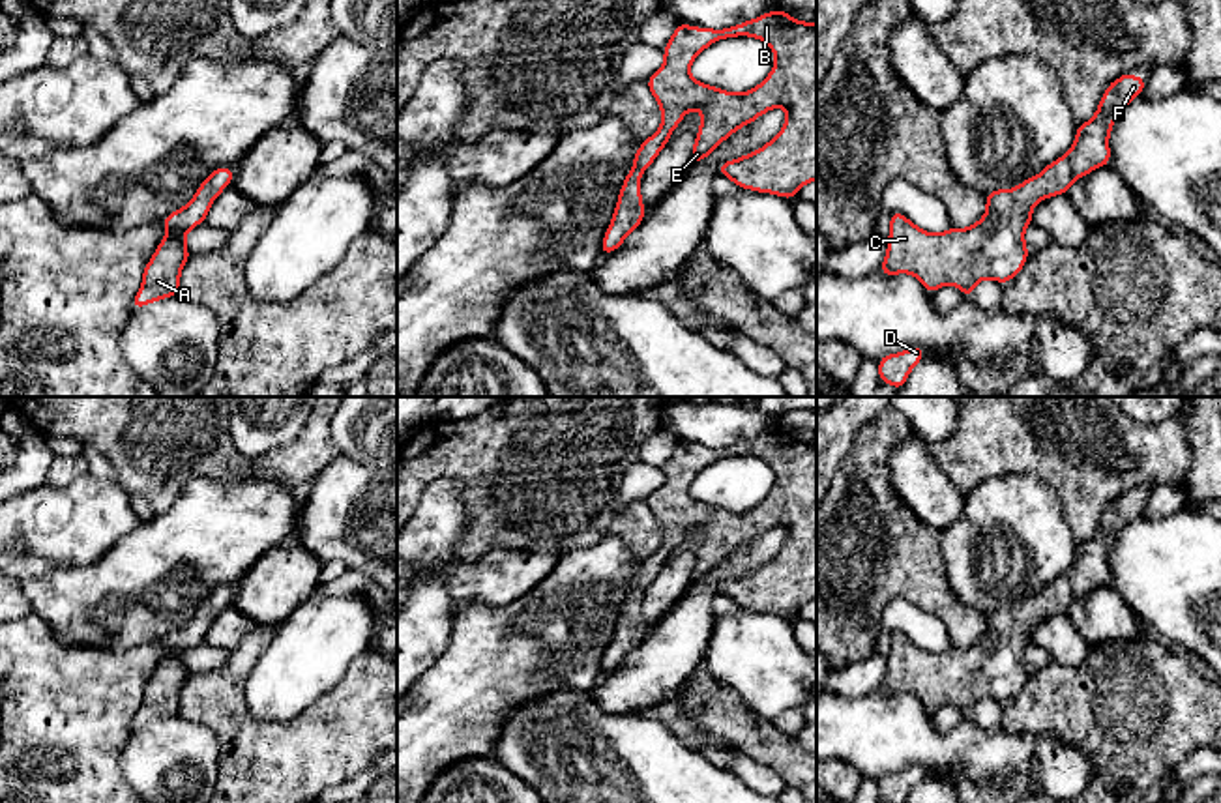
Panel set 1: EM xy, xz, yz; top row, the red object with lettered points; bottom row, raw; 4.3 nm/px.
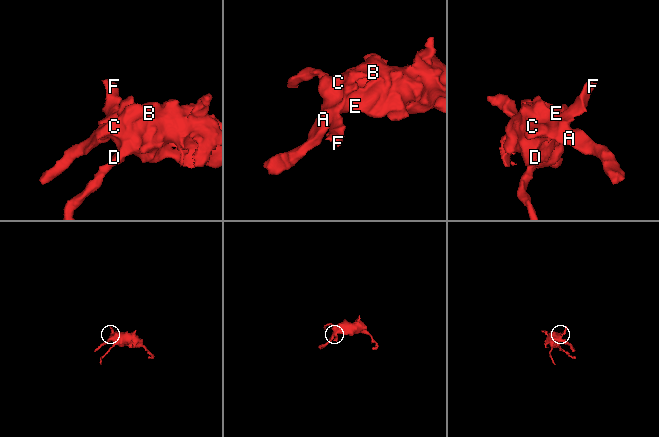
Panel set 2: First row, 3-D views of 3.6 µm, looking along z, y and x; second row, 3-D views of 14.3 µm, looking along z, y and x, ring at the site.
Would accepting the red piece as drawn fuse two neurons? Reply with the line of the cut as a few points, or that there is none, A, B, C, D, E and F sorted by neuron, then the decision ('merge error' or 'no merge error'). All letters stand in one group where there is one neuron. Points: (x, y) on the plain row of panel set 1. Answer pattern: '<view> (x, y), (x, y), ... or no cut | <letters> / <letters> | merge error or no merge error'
no cut | A B C D E F | no merge error

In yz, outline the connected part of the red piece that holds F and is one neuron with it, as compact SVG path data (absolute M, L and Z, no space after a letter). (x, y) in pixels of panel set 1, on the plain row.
M1131 490L1112 500L1094 537L1077 545L1069 571L1015 608L994 608L985 614L987 631L972 646L951 646L933 653L901 631L891 631L880 694L910 693L931 715L940 706L953 704L966 717L972 717L983 698L1004 704L1017 696L1030 674L1024 650L1034 642L1034 625L1049 616L1067 614L1075 599L1111 584L1112 545L1120 532L1144 513L1146 500Z

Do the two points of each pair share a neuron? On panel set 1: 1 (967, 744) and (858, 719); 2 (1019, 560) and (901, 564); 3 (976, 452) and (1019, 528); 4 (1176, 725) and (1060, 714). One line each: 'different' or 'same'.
1: same
2: different
3: different
4: same

